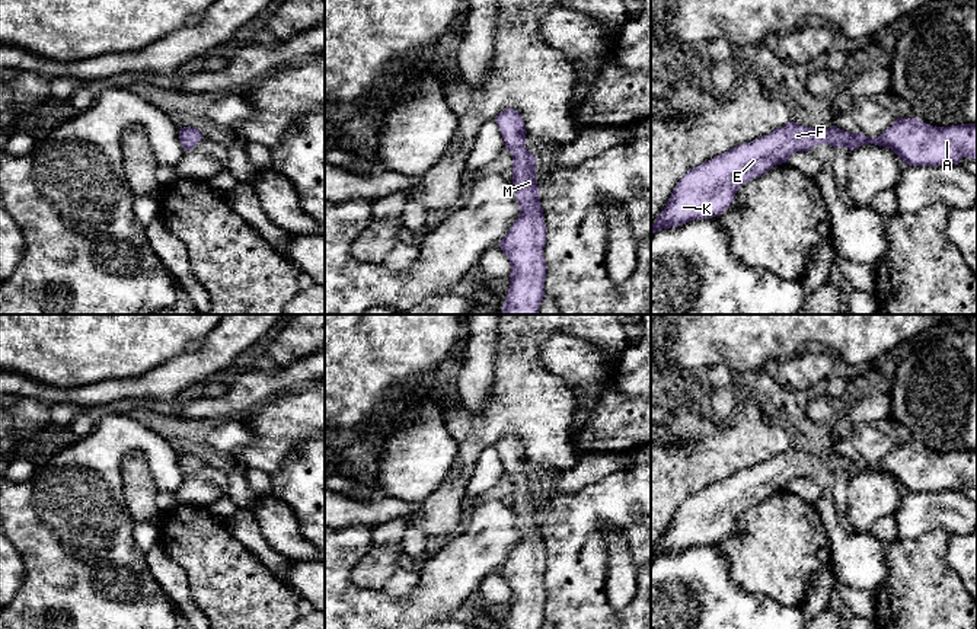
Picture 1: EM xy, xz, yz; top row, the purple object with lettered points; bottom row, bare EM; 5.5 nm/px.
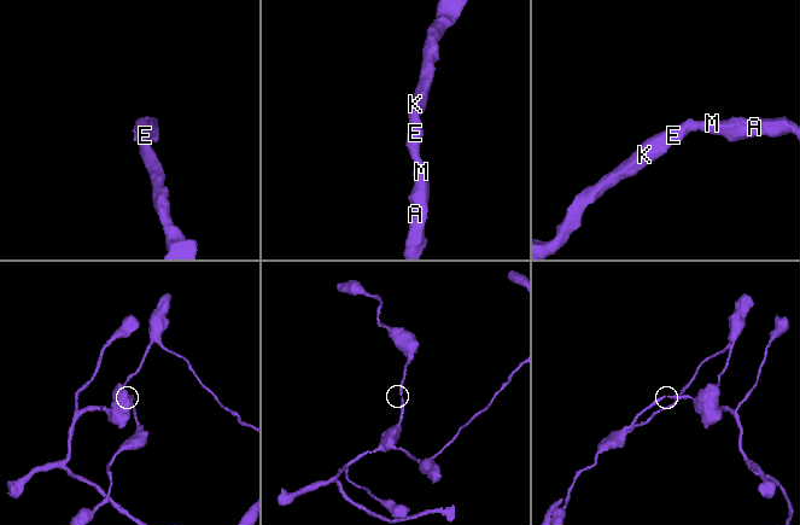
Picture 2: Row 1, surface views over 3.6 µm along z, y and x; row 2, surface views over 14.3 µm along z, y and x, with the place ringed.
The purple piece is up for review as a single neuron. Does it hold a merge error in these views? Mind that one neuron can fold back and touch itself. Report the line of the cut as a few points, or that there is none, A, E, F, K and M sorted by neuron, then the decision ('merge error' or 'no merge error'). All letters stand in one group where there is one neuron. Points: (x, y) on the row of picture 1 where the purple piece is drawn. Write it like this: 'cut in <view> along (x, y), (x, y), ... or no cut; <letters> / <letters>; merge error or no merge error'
no cut; A E F K M; no merge error

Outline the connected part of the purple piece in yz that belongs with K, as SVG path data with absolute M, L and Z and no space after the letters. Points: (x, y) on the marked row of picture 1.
M897 118L881 135L868 138L836 125L817 130L792 121L690 169L651 226L651 234L722 214L744 183L786 163L792 153L810 151L820 144L850 151L865 144L882 146L909 166L957 165L962 157L977 160L977 124L933 127L919 118Z

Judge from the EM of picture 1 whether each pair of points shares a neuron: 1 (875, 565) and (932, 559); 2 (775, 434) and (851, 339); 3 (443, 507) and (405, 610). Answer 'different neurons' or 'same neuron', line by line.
1: different neurons
2: different neurons
3: different neurons

